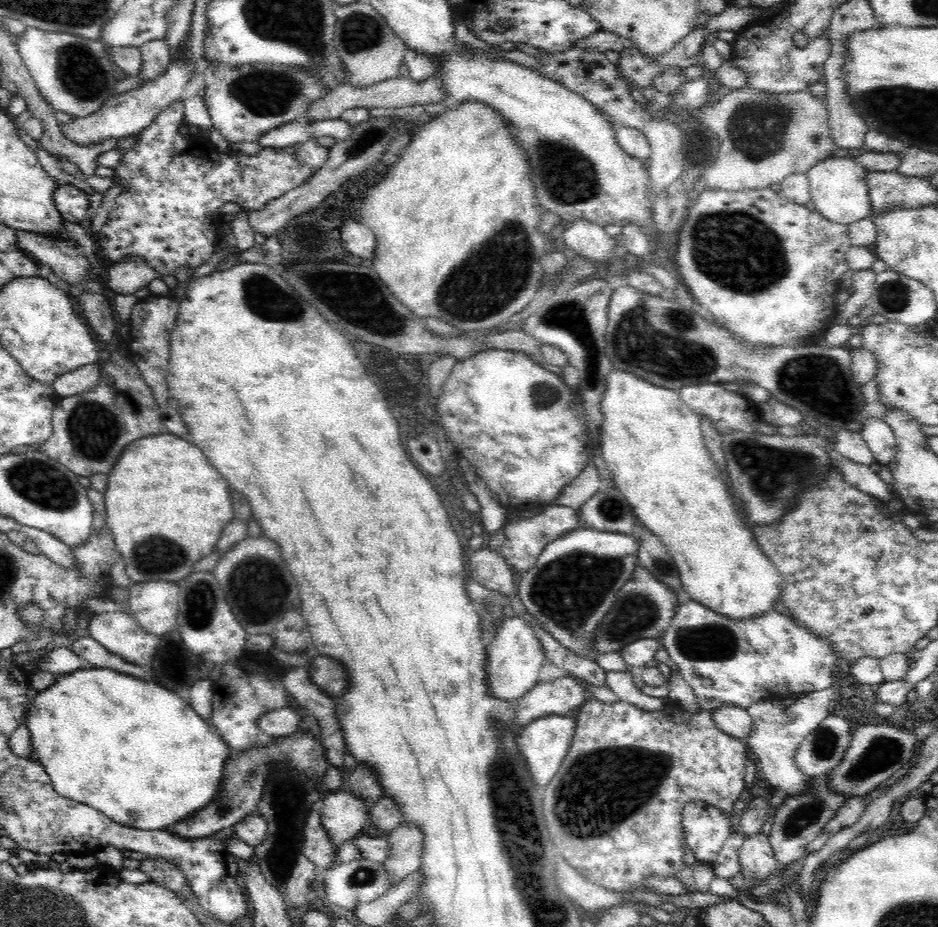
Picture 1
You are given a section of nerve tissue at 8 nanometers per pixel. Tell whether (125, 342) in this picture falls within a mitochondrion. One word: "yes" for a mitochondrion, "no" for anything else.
no

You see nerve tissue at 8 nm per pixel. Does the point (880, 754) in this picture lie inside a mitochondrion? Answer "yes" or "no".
yes

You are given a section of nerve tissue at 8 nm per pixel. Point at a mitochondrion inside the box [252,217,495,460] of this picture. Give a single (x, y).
(382, 309)

